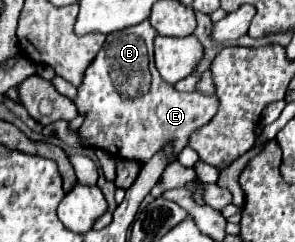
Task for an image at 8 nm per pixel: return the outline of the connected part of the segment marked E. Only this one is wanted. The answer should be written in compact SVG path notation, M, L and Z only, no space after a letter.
M104 49L90 63L84 73L84 79L78 87L76 97L72 99L78 113L84 117L82 127L78 129L80 145L90 149L102 149L118 159L136 161L138 165L148 163L158 151L172 143L172 161L178 159L180 151L188 145L190 135L210 123L210 119L218 111L218 97L204 93L180 92L174 85L166 83L160 76L154 63L154 53L149 69L152 75L152 87L146 95L136 99L122 99L108 75Z

